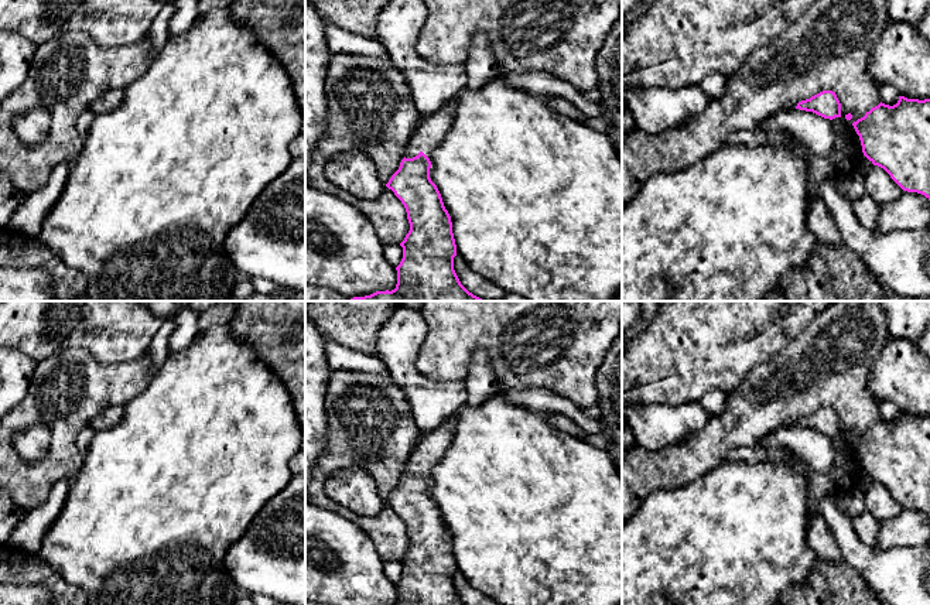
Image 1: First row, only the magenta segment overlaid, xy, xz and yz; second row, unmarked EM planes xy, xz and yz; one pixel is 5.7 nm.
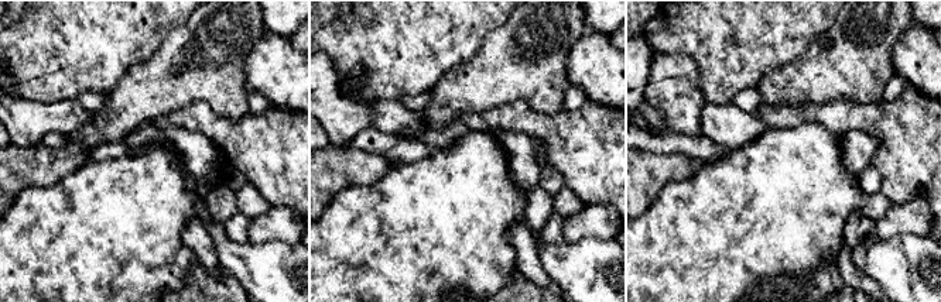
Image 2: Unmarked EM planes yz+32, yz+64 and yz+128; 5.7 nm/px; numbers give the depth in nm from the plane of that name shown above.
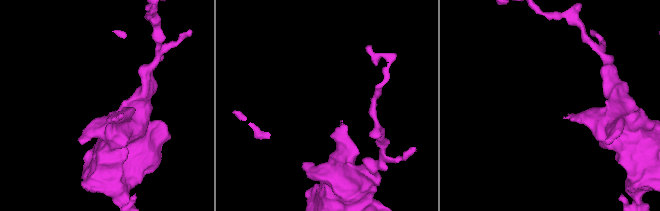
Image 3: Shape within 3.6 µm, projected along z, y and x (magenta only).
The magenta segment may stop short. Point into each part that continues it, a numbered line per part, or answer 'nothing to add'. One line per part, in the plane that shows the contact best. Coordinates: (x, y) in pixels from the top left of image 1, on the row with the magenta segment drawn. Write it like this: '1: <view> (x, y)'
1: xz (428, 133)

